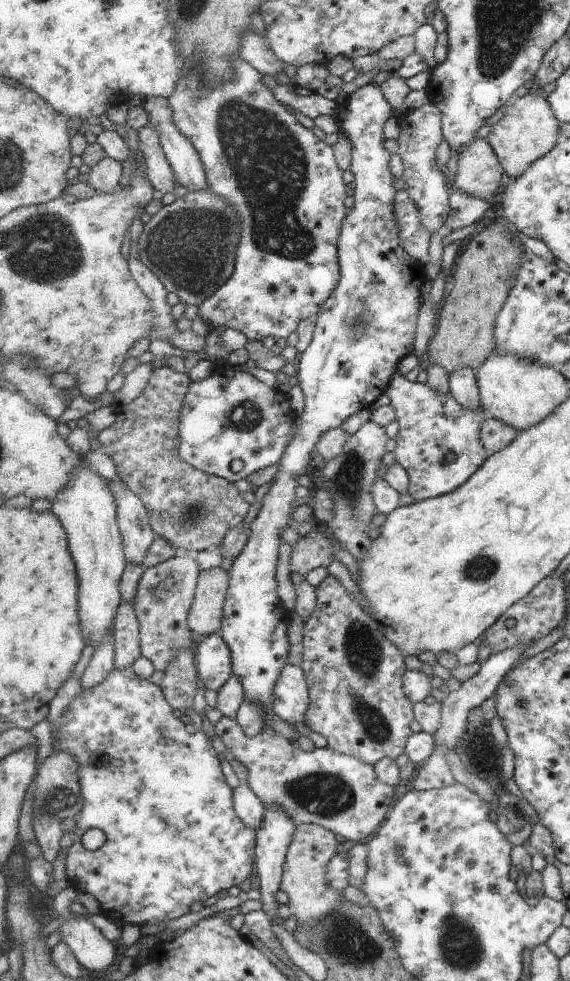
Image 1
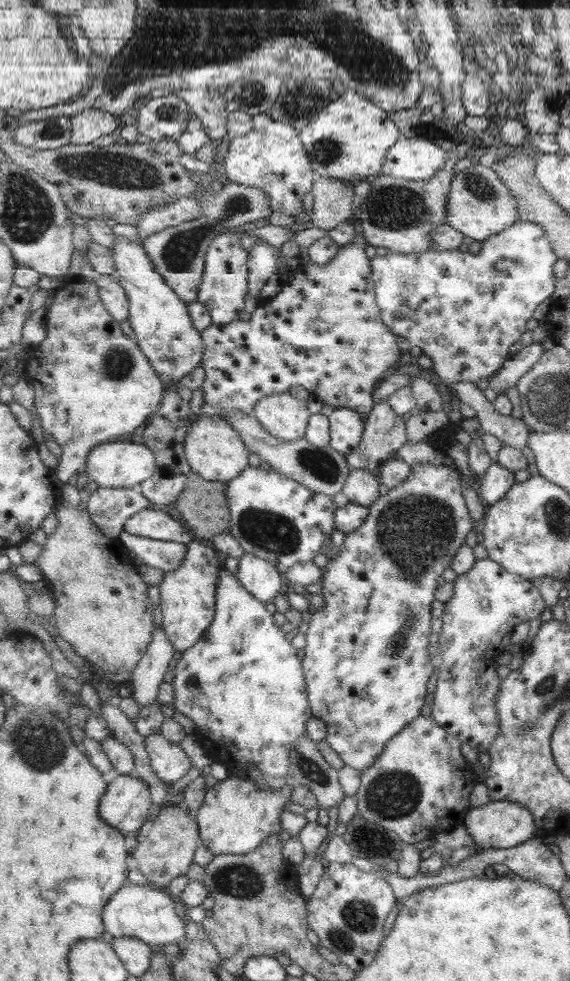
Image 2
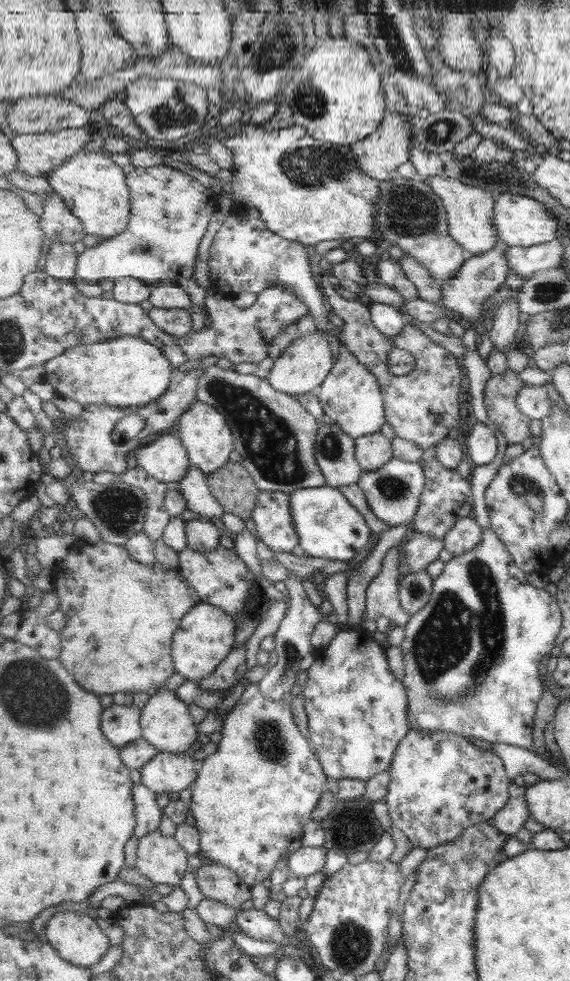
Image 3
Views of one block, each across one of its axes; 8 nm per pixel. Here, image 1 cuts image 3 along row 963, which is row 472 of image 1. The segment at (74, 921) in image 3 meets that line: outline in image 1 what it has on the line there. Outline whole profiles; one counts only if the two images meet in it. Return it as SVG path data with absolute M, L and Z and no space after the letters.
M82 457L78 471L75 472L75 480L71 480L69 487L63 490L63 494L57 500L53 500L51 511L58 516L66 528L71 554L74 556L75 564L79 575L79 618L82 620L83 640L92 648L103 644L103 640L109 640L113 636L115 616L117 608L121 604L122 578L126 571L127 556L123 546L122 533L118 525L118 500L115 500L114 492L111 492L109 481L99 476L90 464L87 464L87 457Z

